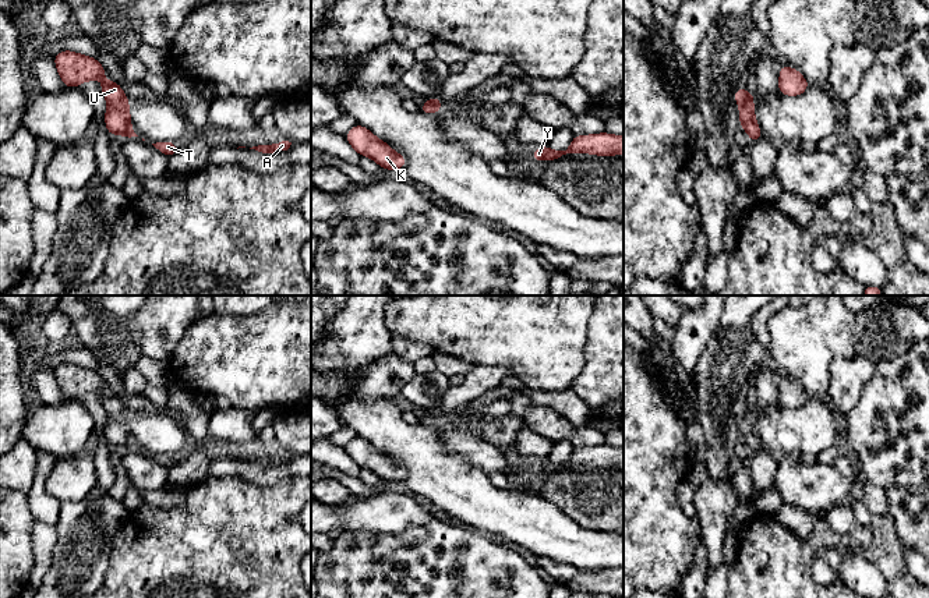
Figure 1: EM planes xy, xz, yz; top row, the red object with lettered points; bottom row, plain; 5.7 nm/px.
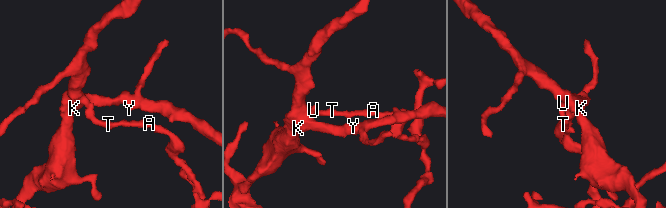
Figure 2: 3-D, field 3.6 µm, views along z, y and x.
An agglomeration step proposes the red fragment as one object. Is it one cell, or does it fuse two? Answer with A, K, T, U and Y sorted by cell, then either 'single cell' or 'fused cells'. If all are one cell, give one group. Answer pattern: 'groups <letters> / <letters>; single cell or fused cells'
groups A T / K U Y; fused cells

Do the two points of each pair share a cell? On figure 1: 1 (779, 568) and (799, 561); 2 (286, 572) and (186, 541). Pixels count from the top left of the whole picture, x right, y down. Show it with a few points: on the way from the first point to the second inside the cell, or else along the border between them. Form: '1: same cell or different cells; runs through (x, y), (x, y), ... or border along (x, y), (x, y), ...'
1: same cell; runs through (784, 562), (794, 561)
2: same cell; runs through (261, 572), (216, 572), (211, 566)

